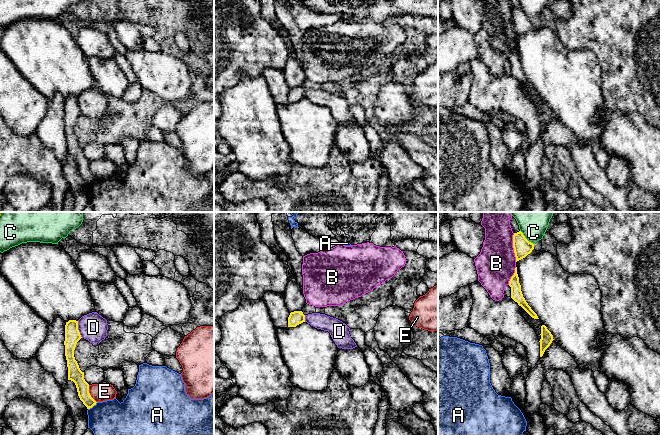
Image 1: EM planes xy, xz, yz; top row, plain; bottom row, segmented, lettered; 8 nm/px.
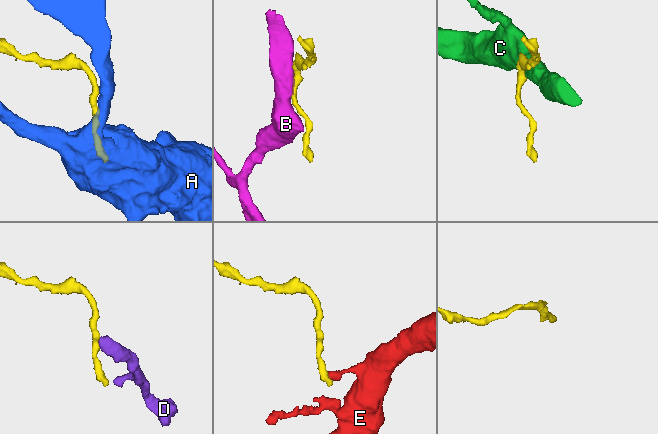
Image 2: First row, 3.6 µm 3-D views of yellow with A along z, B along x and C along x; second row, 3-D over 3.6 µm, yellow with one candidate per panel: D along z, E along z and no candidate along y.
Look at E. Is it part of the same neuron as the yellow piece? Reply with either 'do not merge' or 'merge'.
do not merge

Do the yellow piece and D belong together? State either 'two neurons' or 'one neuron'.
two neurons

